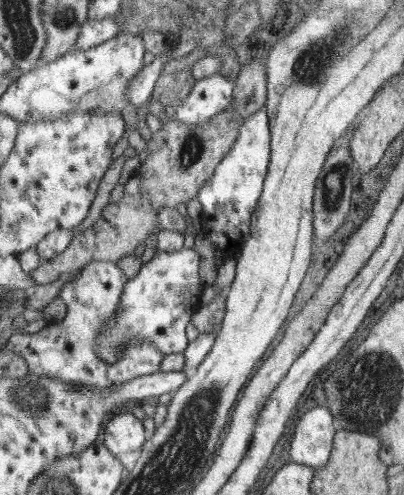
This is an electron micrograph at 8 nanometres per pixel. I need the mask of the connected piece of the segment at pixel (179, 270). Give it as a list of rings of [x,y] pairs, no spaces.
[[[196,245],[177,252],[165,252],[157,248],[152,259],[125,283],[117,319],[107,323],[97,335],[97,352],[106,364],[113,365],[121,361],[127,344],[133,338],[153,342],[165,355],[185,352],[191,343],[187,340],[187,326],[200,306],[200,294],[205,287],[199,269],[201,254],[197,252]]]

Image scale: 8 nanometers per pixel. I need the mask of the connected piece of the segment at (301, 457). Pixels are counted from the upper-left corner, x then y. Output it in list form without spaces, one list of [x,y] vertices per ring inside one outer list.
[[[309,406],[294,428],[290,445],[293,463],[315,469],[324,467],[332,458],[339,427],[328,406]]]

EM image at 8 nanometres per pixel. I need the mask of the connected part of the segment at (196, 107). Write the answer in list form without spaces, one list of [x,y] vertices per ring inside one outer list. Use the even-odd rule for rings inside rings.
[[[222,75],[197,80],[191,93],[176,107],[175,118],[189,125],[211,124],[233,101],[236,82]]]

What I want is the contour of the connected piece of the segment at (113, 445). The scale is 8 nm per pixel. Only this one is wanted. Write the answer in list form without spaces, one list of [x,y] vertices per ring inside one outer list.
[[[131,410],[113,414],[103,427],[102,439],[115,455],[135,452],[146,443],[145,426],[141,417],[134,416]]]

